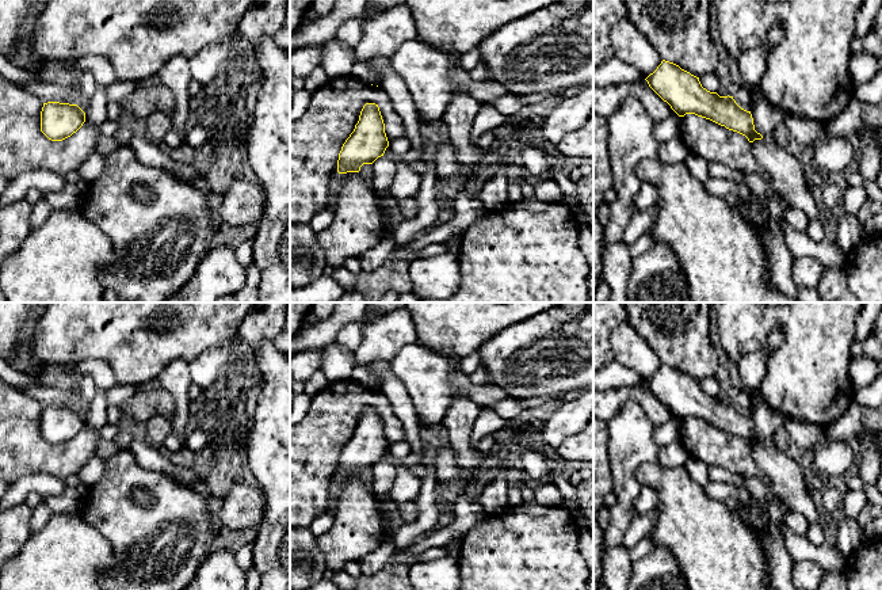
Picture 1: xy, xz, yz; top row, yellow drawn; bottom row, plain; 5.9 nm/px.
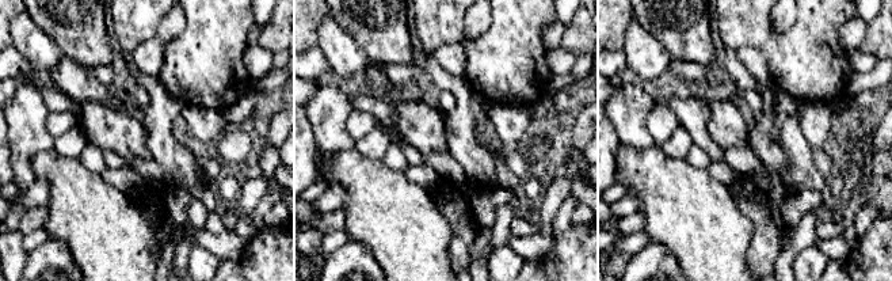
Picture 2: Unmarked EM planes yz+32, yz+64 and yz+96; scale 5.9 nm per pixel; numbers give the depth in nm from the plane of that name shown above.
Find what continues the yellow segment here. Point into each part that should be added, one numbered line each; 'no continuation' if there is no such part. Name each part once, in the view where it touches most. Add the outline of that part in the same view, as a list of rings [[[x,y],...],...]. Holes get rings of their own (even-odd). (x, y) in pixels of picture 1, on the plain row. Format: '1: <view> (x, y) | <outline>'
no continuation

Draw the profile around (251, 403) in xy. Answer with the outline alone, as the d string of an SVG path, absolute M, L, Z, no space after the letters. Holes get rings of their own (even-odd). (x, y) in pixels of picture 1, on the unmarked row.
M260 376L257 384L248 392L248 397L245 401L245 410L247 410L247 425L248 425L249 431L253 426L257 400L264 387L264 382L266 382L264 376Z

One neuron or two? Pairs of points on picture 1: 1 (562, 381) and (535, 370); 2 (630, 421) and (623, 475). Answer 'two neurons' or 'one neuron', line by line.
1: one neuron
2: one neuron

